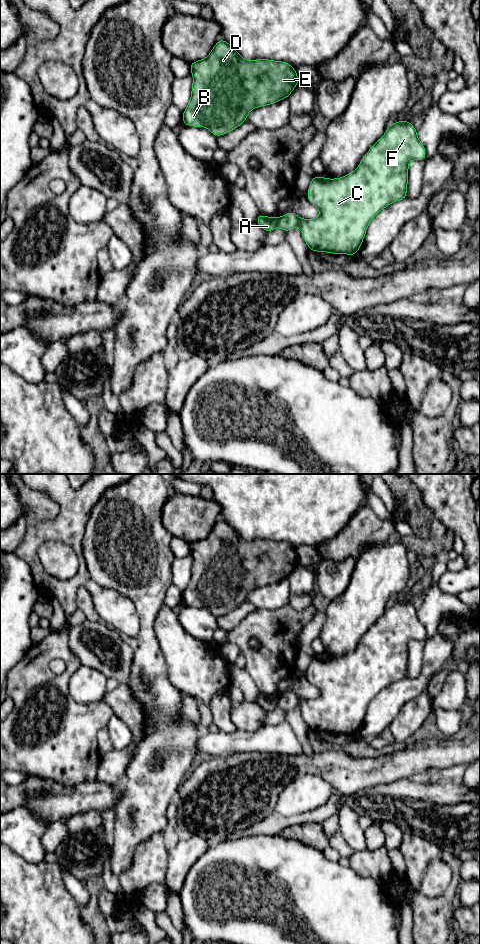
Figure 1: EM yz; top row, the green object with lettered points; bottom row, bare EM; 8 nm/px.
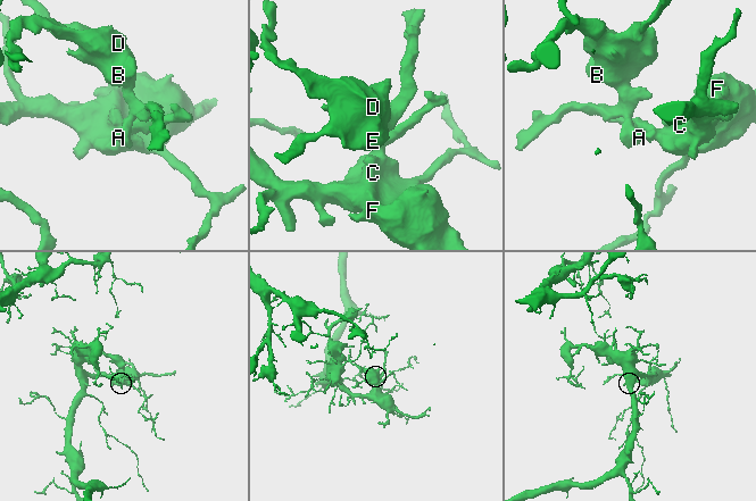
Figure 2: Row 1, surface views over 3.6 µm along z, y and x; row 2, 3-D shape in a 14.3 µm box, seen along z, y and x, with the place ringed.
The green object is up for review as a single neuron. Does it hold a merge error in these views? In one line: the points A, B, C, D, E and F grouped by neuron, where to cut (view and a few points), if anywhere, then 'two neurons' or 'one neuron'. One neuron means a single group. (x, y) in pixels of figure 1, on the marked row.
A B D E / C F; cut in yz along (279, 217), (276, 225); two neurons

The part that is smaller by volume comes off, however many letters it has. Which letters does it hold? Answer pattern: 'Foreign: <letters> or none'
Foreign: A, B, D, E

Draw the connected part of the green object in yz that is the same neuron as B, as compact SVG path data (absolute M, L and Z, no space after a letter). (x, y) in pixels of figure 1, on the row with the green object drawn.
M223 38L206 58L191 62L189 69L193 82L190 100L182 113L182 124L206 127L215 137L225 135L246 122L251 110L288 98L299 84L296 69L288 62L246 60Z

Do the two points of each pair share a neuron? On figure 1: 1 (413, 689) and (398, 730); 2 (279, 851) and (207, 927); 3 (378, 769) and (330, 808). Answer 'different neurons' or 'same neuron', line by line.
1: different neurons
2: same neuron
3: different neurons

